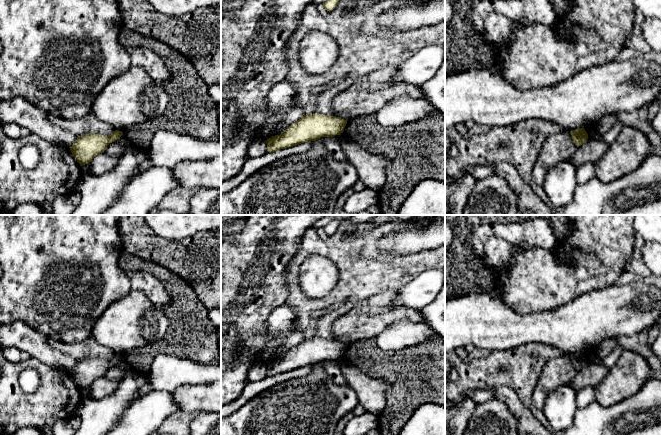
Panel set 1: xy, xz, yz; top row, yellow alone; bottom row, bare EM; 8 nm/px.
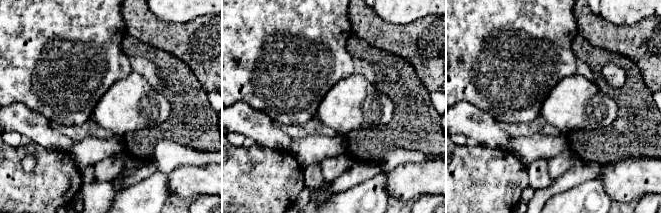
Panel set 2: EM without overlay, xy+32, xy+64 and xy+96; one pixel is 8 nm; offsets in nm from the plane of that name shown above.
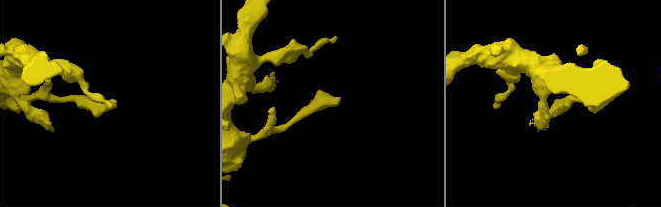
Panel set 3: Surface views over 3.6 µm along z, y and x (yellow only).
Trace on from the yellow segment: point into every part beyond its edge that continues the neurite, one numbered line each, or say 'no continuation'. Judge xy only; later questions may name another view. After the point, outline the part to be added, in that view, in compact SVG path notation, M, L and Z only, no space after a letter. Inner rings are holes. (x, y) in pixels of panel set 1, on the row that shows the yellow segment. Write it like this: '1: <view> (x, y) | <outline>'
no continuation

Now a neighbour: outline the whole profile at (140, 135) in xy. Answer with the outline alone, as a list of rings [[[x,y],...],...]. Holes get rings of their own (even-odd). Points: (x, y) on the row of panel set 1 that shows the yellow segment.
[[[126,27],[119,34],[119,42],[126,49],[141,47],[152,50],[171,73],[169,80],[160,83],[170,98],[165,112],[160,117],[122,131],[133,147],[148,151],[154,134],[160,130],[187,134],[202,141],[220,141],[217,106],[209,95],[209,86],[183,54]]]

